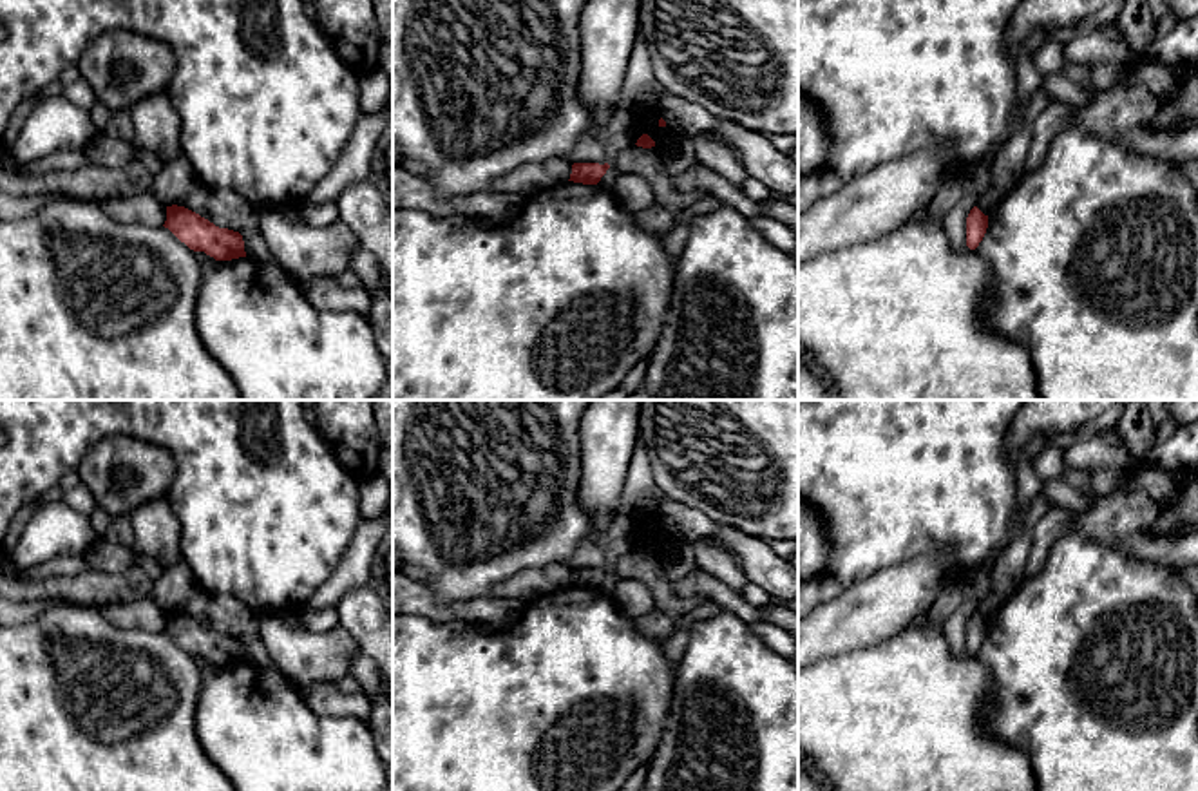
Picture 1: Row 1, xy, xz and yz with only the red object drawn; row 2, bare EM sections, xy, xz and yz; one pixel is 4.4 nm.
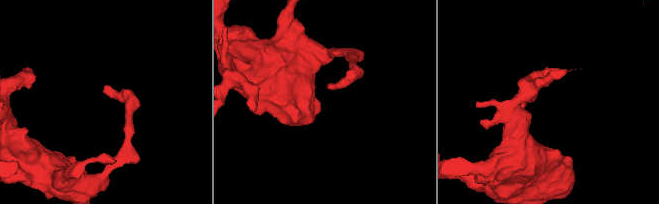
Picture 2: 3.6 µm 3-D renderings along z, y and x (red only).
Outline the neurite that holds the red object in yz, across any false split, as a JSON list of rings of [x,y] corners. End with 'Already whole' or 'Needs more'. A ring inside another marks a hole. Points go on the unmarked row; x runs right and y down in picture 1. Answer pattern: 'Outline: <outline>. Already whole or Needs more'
Outline: [[[974,612],[966,623],[966,652],[975,655],[983,646],[988,634],[988,621],[984,621],[977,612]]]. Already whole

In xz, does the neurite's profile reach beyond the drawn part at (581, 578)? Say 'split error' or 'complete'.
complete

